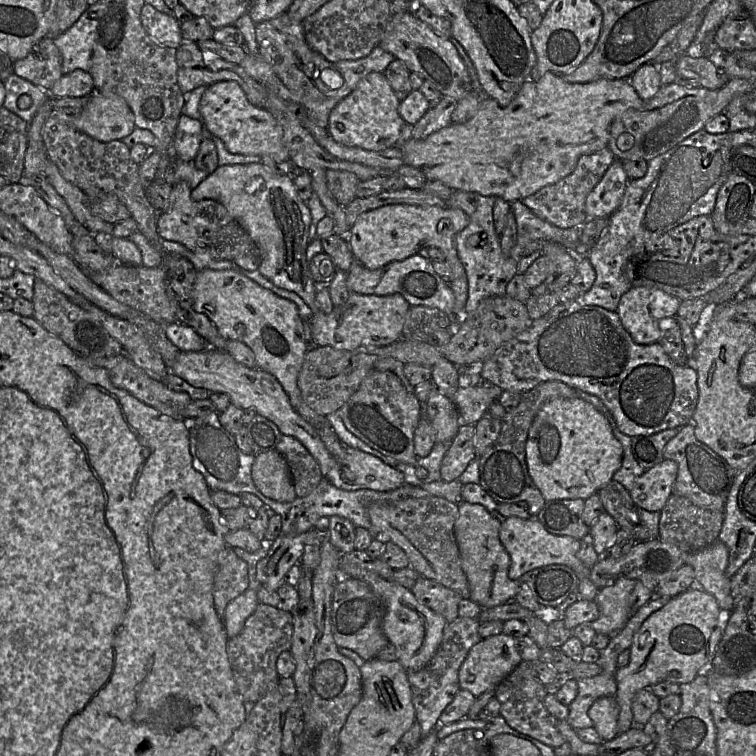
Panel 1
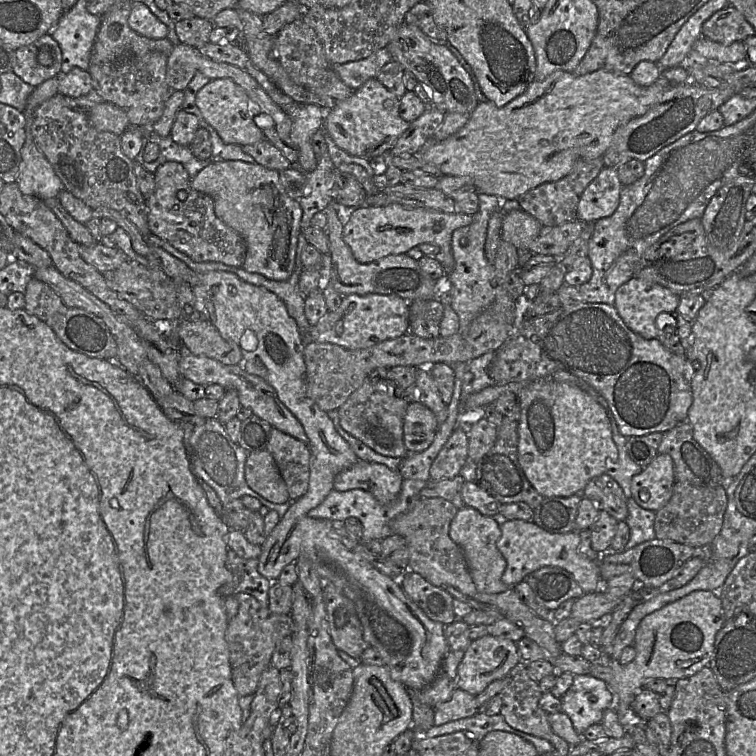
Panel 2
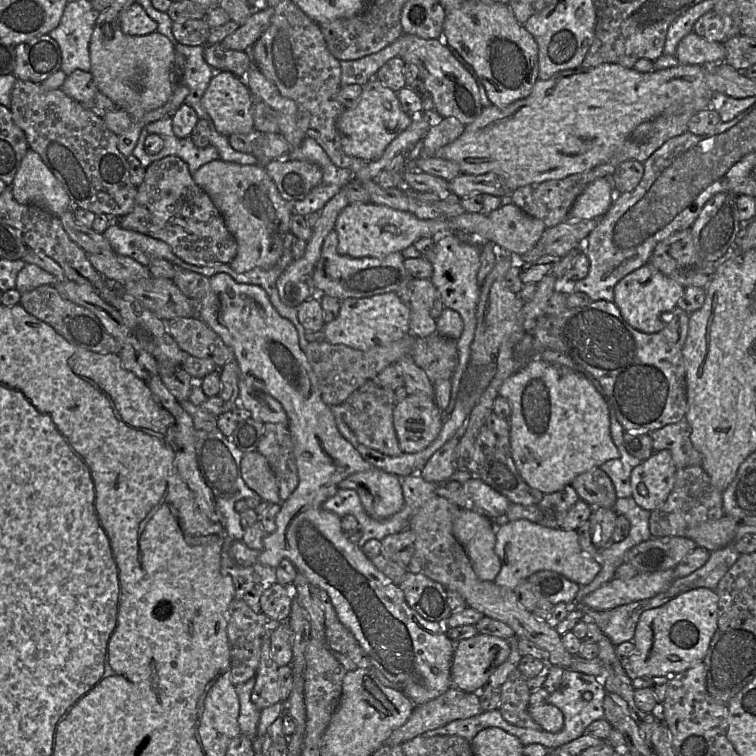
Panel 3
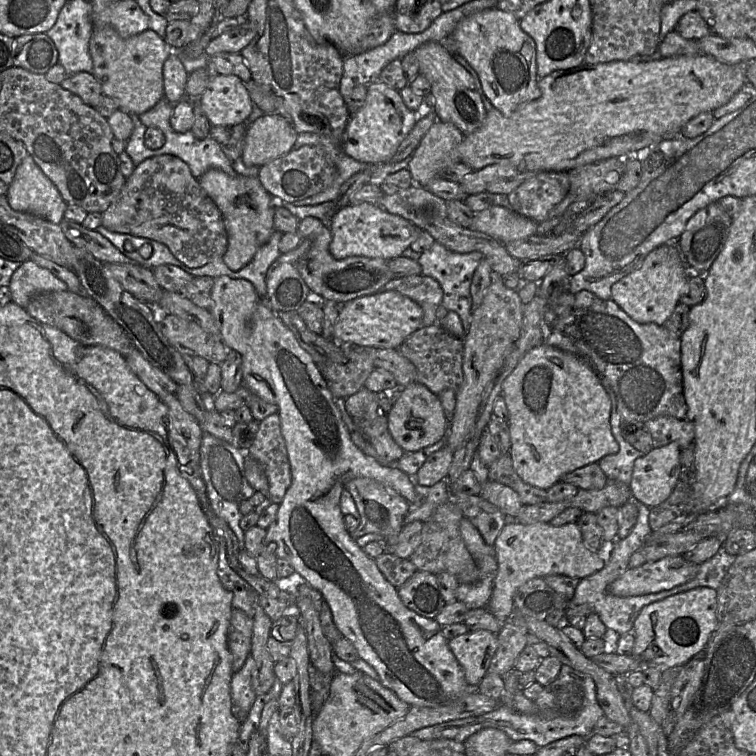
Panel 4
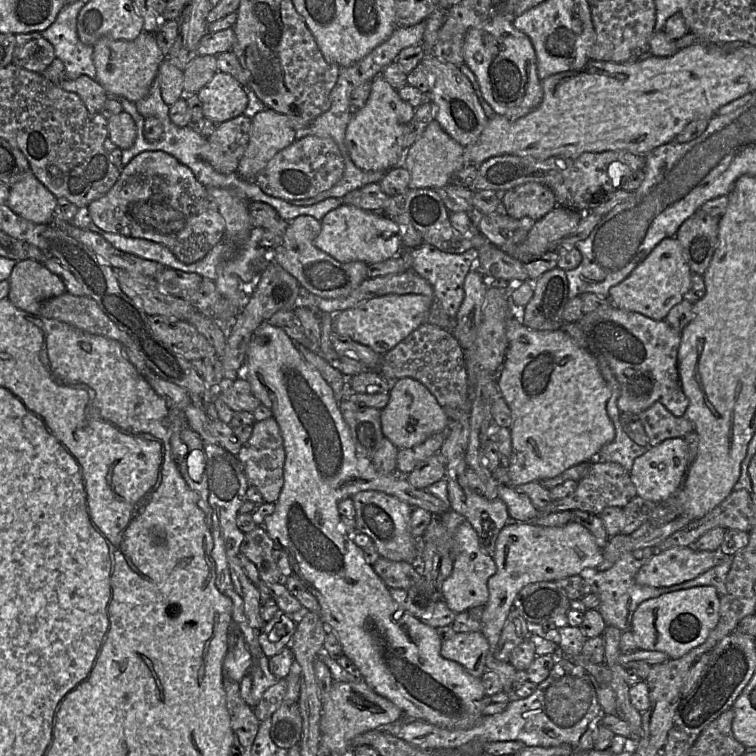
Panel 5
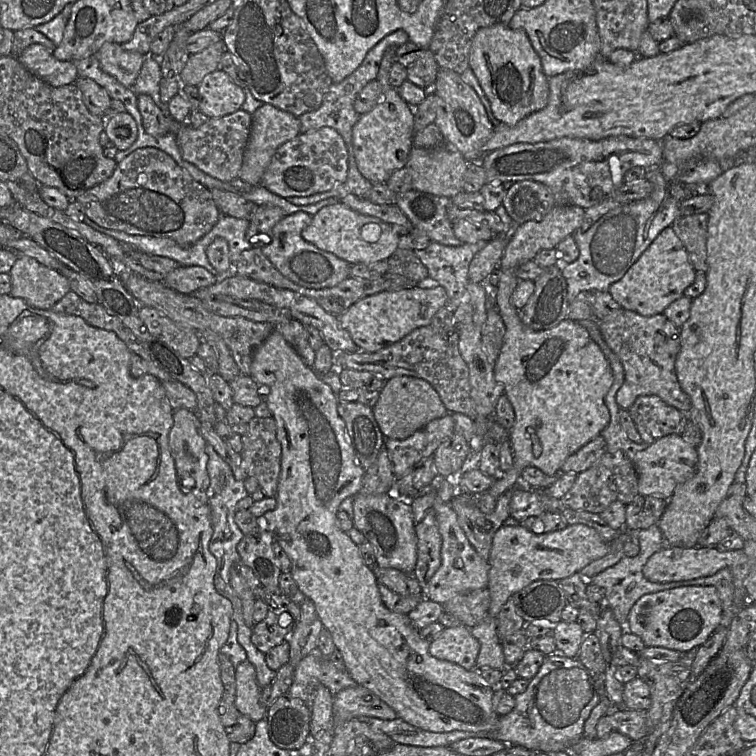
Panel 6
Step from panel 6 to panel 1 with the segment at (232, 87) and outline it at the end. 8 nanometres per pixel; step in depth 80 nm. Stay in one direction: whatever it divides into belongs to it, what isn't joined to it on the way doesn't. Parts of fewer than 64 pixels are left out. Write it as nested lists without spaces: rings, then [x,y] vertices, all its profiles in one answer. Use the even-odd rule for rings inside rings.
[[[225,80],[208,86],[201,97],[199,110],[208,130],[223,141],[230,153],[259,157],[267,155],[275,162],[290,160],[279,121],[266,109],[251,104],[237,82]]]

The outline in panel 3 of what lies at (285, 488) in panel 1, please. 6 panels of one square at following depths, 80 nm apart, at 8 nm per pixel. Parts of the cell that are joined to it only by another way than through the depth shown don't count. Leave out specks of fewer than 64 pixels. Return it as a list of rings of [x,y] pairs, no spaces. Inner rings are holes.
[[[257,450],[244,453],[241,460],[241,474],[246,485],[262,500],[281,504],[276,476],[267,459]]]

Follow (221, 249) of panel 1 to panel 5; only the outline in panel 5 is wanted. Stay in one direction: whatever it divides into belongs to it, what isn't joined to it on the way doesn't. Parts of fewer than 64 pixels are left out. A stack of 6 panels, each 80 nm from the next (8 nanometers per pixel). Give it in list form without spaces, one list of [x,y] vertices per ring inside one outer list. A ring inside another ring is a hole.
[[[146,151],[135,156],[124,166],[110,191],[91,202],[87,209],[92,223],[100,229],[160,243],[168,247],[184,264],[192,264],[203,259],[223,239],[225,231],[224,219],[208,189],[195,178],[187,166],[162,151]]]

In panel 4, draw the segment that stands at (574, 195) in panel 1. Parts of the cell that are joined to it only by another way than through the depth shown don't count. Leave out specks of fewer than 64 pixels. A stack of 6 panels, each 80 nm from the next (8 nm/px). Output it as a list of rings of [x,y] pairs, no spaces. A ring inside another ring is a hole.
[[[539,172],[507,195],[509,208],[537,223],[543,223],[550,218],[553,209],[568,195],[569,187],[567,172]]]

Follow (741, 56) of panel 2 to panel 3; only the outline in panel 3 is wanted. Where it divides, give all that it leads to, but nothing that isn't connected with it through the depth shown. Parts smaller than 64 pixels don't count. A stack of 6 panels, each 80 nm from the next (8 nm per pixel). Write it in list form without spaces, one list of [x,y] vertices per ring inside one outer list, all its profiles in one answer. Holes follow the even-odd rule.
[[[691,32],[679,42],[675,57],[682,65],[720,65],[724,63],[726,49],[723,43],[708,41]]]

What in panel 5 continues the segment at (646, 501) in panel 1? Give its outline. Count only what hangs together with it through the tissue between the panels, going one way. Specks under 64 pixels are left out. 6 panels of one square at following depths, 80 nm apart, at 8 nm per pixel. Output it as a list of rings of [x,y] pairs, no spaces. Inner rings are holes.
[[[671,438],[649,447],[644,454],[635,458],[630,479],[637,496],[658,504],[668,499],[682,485],[688,467],[688,447],[685,441],[683,438]]]

